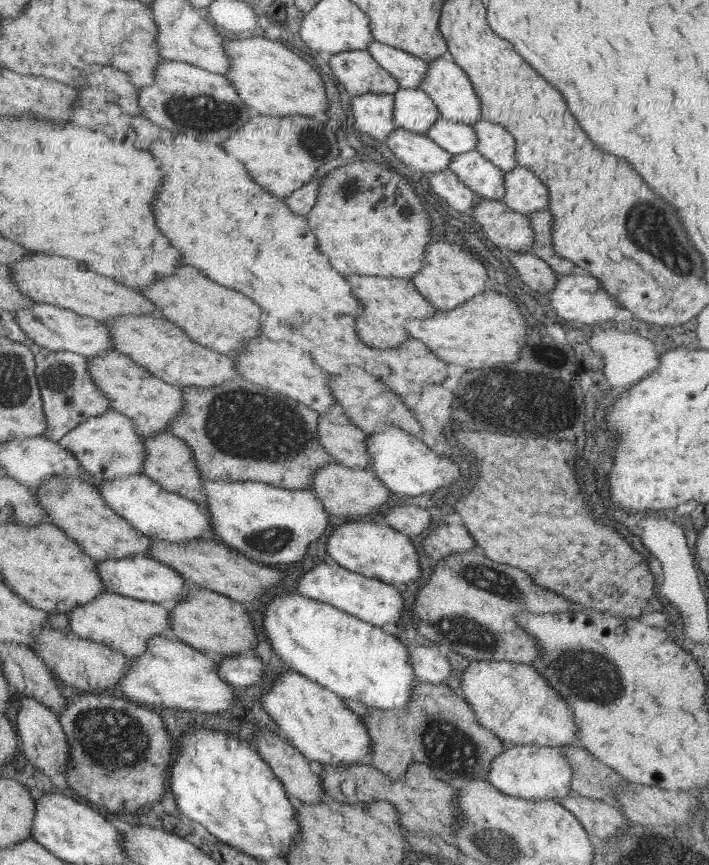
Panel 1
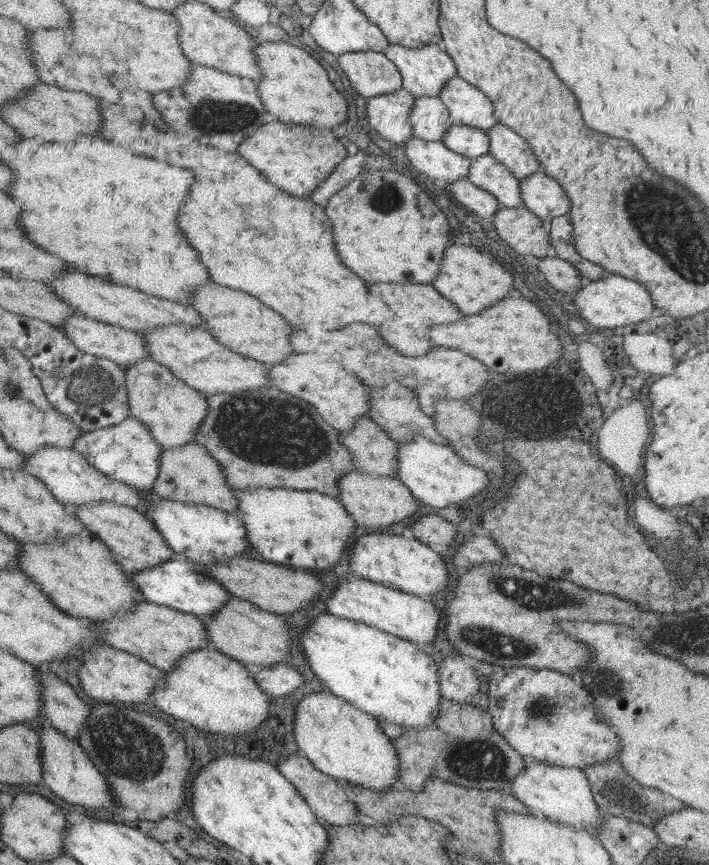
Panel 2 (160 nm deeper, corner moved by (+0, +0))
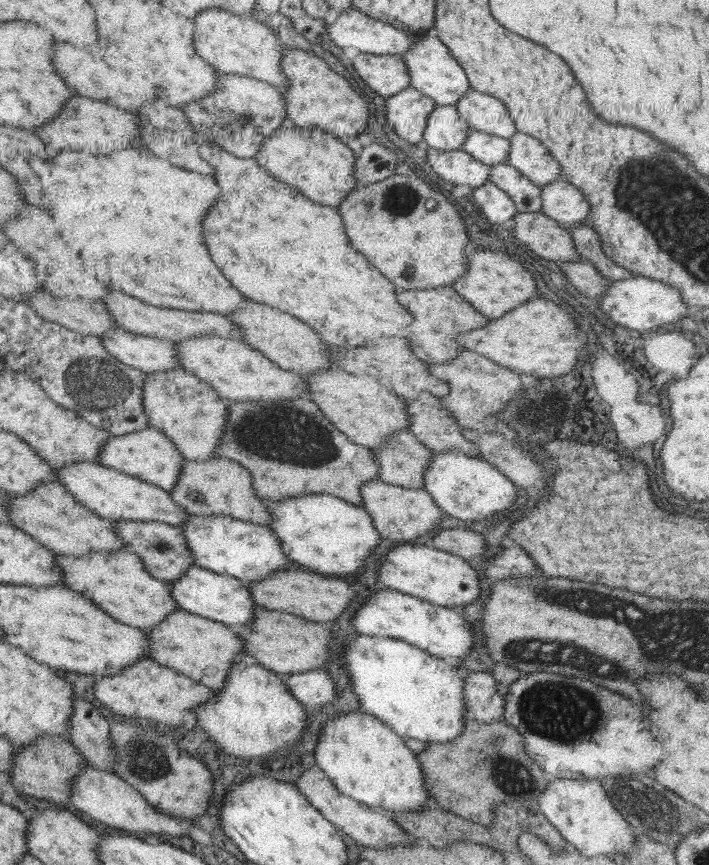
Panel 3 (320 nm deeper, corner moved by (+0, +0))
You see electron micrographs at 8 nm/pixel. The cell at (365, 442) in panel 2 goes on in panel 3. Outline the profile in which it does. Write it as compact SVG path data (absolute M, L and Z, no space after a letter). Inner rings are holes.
M410 432L390 434L378 448L370 450L378 464L377 479L403 488L422 488L423 473L431 460L432 450Z

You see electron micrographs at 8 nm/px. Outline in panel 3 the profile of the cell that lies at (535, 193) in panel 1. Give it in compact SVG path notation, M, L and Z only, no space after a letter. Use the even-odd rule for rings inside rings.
M556 178L541 186L539 198L542 203L540 211L565 229L569 230L587 222L589 203L579 189L563 178Z

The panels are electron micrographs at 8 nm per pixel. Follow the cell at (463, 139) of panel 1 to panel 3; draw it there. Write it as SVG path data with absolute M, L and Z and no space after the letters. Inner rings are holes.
M469 128L467 139L465 139L463 147L459 147L459 150L469 154L483 165L493 167L507 161L509 141Z

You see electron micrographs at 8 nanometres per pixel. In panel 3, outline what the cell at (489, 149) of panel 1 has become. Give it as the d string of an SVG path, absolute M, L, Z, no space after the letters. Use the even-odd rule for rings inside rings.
M515 132L509 141L505 164L517 169L535 186L545 186L561 178L559 164L551 158L547 148L527 134Z

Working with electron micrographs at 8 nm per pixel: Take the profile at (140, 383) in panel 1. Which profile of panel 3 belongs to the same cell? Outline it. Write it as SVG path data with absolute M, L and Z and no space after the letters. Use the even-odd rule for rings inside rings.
M179 367L146 373L142 402L144 406L143 414L147 415L149 426L155 427L162 431L164 435L167 435L167 438L170 438L179 450L183 459L207 460L210 456L215 455L216 446L220 444L222 434L224 434L224 424L228 420L229 401L219 396L218 392L203 379L199 379Z

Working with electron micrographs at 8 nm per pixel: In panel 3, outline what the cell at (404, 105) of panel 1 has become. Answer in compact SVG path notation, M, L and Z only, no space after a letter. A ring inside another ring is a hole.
M436 105L427 117L422 140L428 148L434 150L458 150L463 147L469 128L467 121L458 115L454 105Z

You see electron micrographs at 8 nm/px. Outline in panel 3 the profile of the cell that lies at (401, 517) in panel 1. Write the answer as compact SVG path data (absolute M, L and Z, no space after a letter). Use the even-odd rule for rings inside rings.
M472 527L441 528L441 531L431 539L429 546L452 555L459 555L465 561L472 558L485 558L488 552L485 550L483 536L475 534L473 530L469 532L469 528Z

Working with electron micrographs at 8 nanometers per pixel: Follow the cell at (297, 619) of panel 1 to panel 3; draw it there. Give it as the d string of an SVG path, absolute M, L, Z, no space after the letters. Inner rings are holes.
M356 634L344 645L343 655L339 658L345 664L352 694L355 694L361 710L374 715L385 723L395 734L402 738L415 738L432 744L454 740L462 733L464 717L468 716L463 695L462 673L449 660L439 659L404 641L389 638L369 637Z

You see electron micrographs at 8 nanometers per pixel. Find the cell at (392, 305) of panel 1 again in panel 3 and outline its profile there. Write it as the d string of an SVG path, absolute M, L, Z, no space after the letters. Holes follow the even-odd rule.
M433 288L433 290L413 290L409 294L409 304L404 306L413 312L414 321L409 325L409 346L413 354L431 364L443 364L455 358L463 348L455 342L455 335L468 330L481 328L488 323L488 318L479 314L460 297L452 288Z

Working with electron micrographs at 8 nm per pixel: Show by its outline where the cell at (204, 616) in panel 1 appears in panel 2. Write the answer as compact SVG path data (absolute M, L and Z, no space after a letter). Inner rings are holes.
M228 598L219 611L211 615L205 624L207 647L214 648L220 654L238 660L247 667L259 668L285 664L293 648L293 628L287 626L282 615L261 610L254 603L235 598Z

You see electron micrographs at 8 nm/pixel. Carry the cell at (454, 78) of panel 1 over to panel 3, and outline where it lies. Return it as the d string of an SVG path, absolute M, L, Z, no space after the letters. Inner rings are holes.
M470 89L455 108L471 129L507 140L515 135L513 117L498 98Z

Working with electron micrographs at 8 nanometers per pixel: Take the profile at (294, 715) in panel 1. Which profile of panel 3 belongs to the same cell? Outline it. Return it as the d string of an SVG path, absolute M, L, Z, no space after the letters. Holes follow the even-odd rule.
M361 709L327 719L321 727L313 758L315 768L323 771L341 794L392 815L427 809L432 804L429 800L432 788L426 779L424 782L420 763L405 746L404 738Z

